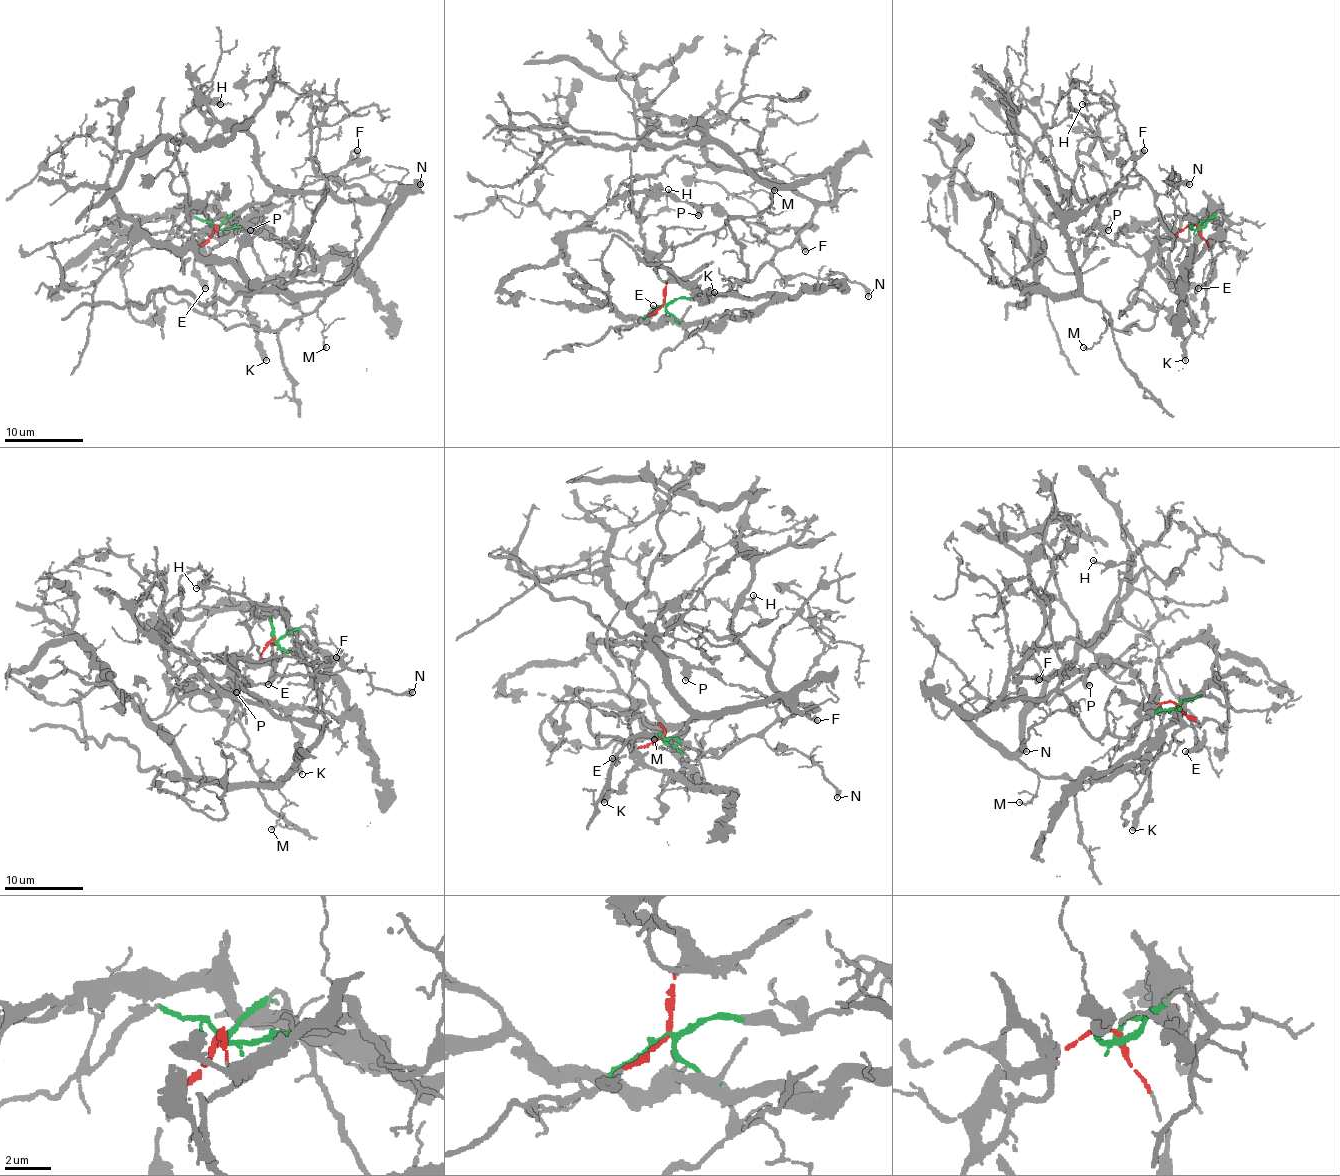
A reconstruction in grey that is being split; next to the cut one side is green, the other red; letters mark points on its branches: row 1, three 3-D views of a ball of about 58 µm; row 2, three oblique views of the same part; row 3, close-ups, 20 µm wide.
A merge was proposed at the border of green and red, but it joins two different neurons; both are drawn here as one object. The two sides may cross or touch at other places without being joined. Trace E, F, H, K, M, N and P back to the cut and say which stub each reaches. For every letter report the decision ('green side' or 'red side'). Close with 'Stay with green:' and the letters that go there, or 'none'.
E: red side
F: red side
H: green side
K: red side
M: green side
N: green side
P: red side
Stay with green: H, M, N

